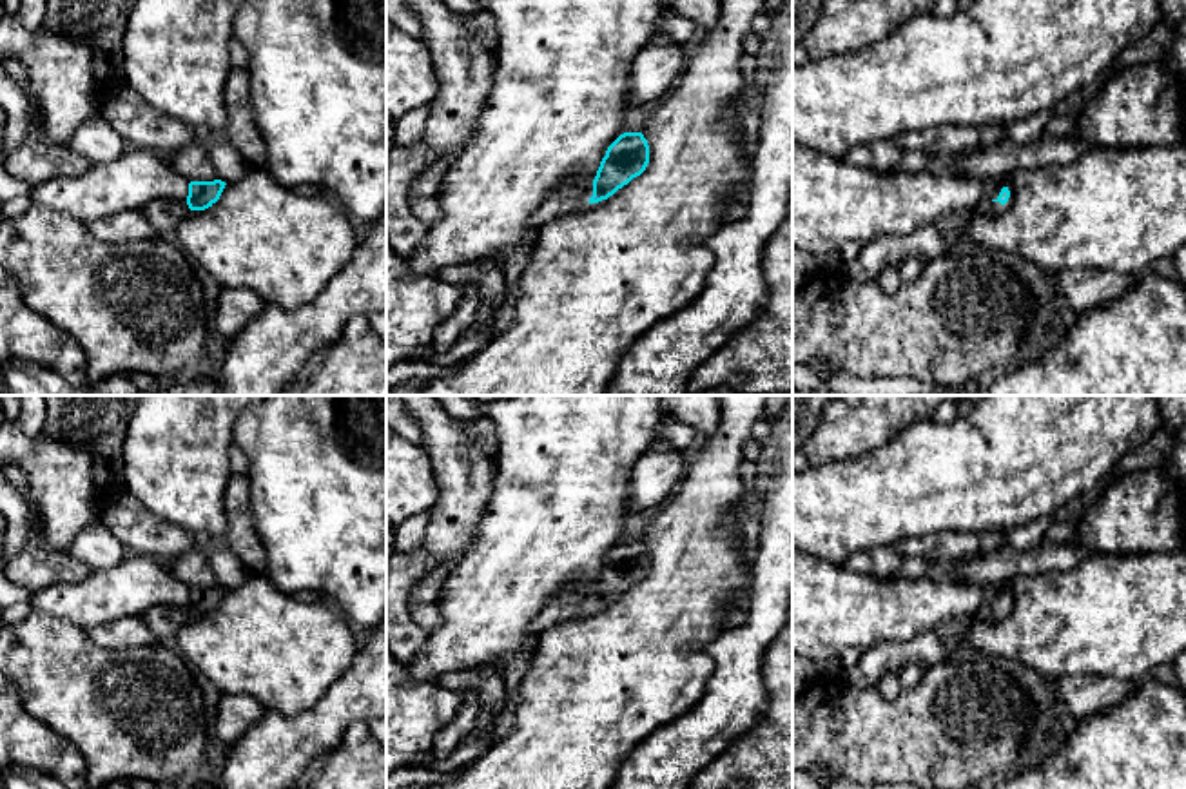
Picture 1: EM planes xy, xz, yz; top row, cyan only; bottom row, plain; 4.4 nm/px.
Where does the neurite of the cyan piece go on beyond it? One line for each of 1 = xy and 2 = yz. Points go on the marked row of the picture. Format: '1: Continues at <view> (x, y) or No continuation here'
1: Continues at xy (164, 214)
2: Continues at yz (991, 207)

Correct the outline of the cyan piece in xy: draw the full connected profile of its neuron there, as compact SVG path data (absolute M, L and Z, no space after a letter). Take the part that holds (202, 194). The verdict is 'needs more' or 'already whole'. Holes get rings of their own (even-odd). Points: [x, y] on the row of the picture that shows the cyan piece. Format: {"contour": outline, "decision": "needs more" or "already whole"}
{"contour": "M214 180L214 181L190 181L189 183L189 196L185 201L176 200L158 200L145 207L141 212L149 219L151 227L163 238L174 238L174 232L180 225L180 221L190 212L190 210L205 210L212 207L223 189L225 181Z", "decision": "needs more"}

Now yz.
{"contour": "M1003 187L996 200L983 203L981 207L968 212L968 216L974 216L974 214L996 216L1001 210L1001 207L1008 201L1008 198L1010 198L1010 190L1008 190L1008 187Z", "decision": "needs more"}

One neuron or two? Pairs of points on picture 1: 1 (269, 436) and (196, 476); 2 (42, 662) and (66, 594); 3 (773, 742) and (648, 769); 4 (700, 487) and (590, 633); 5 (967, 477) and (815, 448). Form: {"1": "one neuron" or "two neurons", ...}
{"1": "two neurons", "2": "two neurons", "3": "two neurons", "4": "one neuron", "5": "two neurons"}

